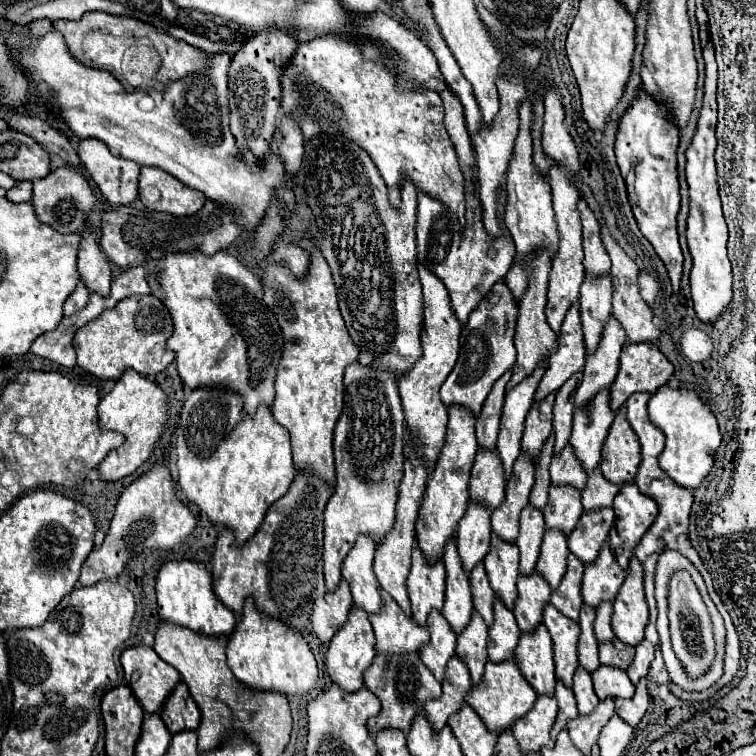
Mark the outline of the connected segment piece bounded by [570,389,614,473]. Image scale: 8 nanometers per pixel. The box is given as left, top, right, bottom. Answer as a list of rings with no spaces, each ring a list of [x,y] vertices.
[[[604,389],[604,393],[600,393],[592,405],[588,405],[588,409],[576,409],[570,445],[586,473],[600,465],[602,445],[612,421],[614,413],[608,409],[608,389]]]

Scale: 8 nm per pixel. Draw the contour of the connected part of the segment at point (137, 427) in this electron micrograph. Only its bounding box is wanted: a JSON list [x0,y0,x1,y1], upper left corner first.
[98,369,170,481]

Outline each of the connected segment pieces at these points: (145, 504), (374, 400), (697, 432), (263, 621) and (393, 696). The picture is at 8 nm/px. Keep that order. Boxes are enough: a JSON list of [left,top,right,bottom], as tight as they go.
[[80,463,196,585],[324,363,404,593],[648,385,722,489],[226,601,318,697],[364,653,442,735]]

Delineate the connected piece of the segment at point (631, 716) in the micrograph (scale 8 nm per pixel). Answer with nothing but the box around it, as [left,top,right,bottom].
[614,679,648,727]

